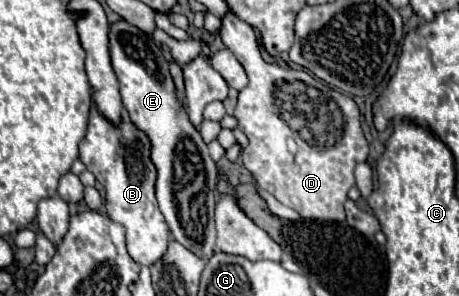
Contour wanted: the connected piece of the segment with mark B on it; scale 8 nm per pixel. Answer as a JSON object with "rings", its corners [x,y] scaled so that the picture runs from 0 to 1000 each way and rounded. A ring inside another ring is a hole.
{"rings":[[[198,351],[190,453],[172,486],[172,541],[207,588],[211,615],[224,622],[233,723],[246,750],[272,764],[277,845],[285,872],[316,899],[342,885],[355,865],[355,845],[364,845],[368,777],[338,669],[342,568],[329,541],[325,459],[277,405],[246,419],[211,372],[207,351]]]}

